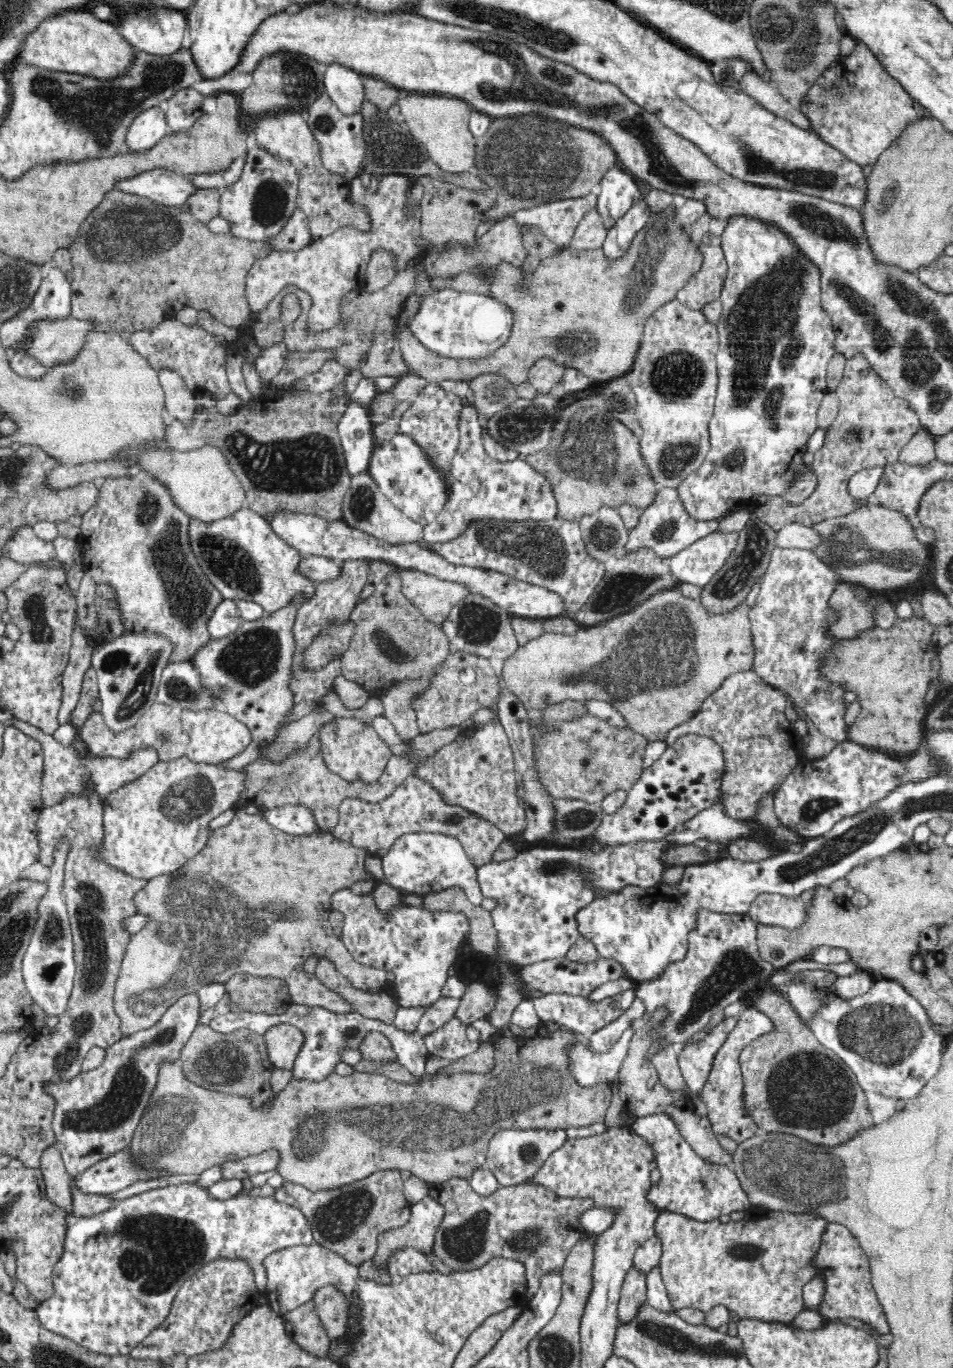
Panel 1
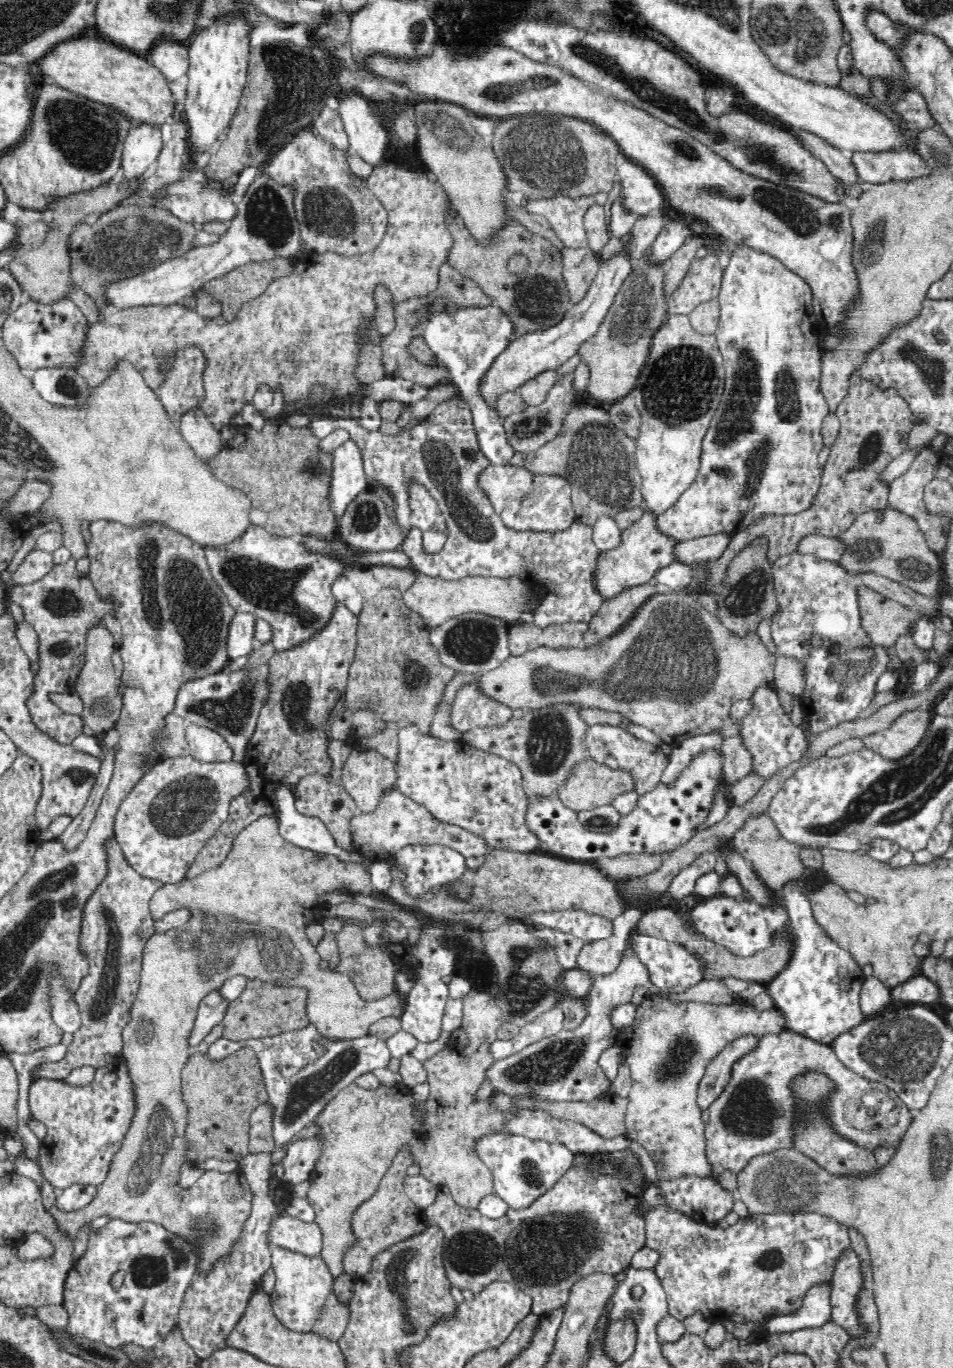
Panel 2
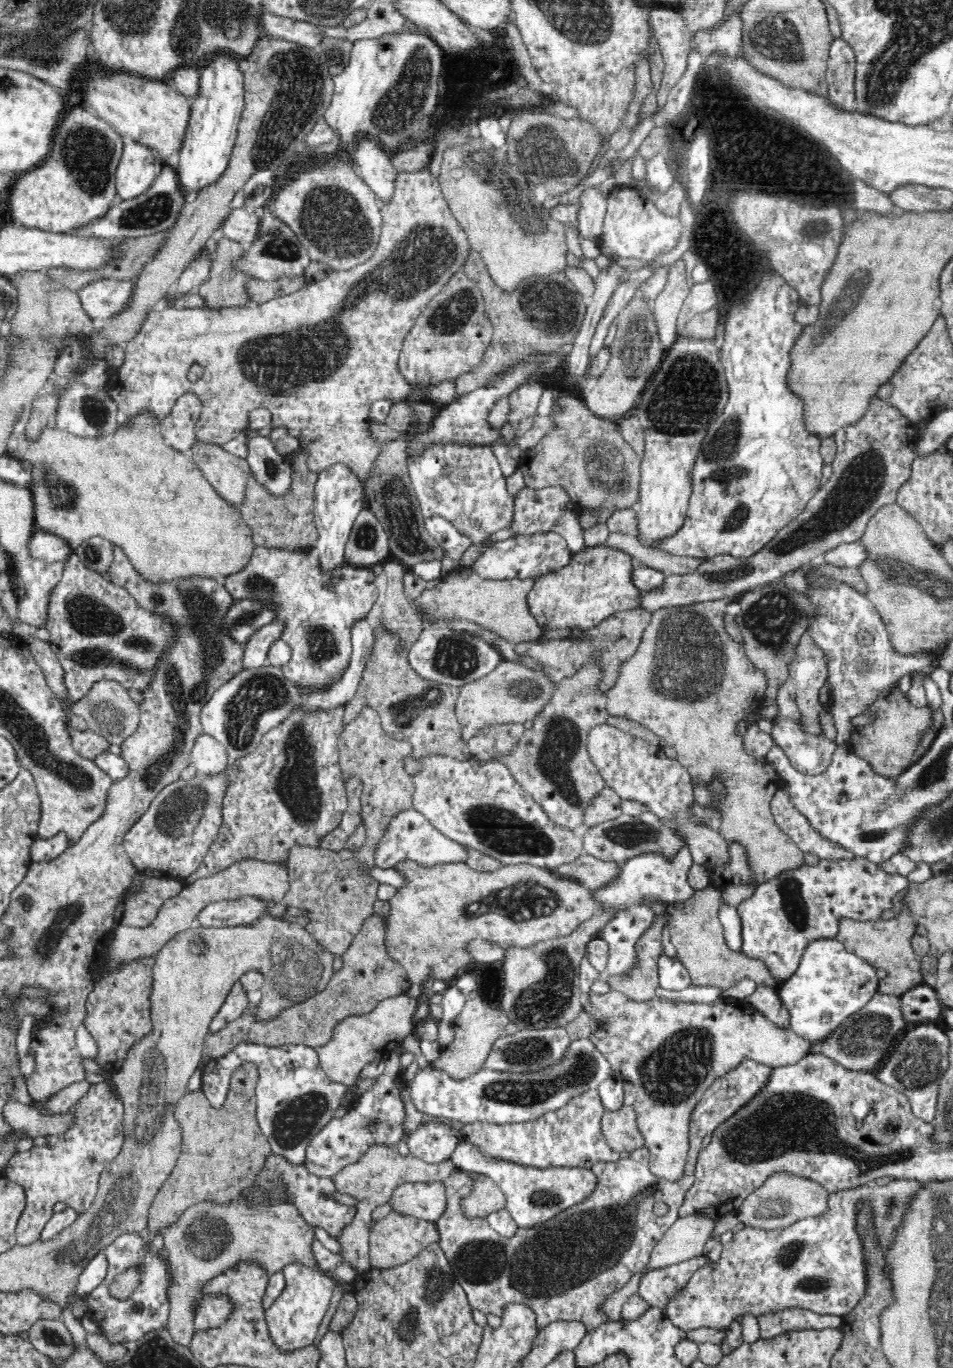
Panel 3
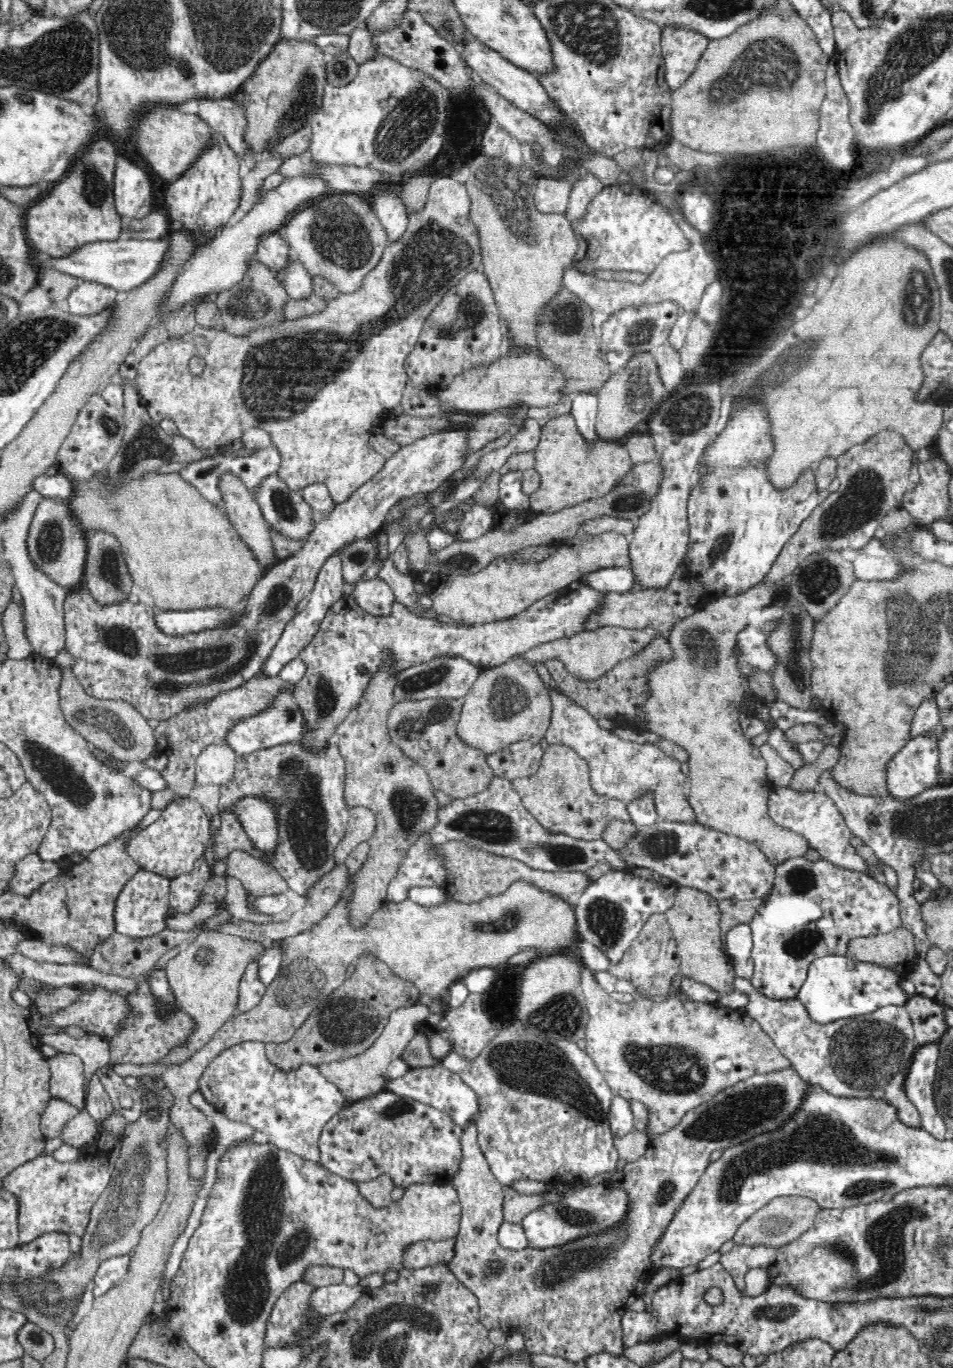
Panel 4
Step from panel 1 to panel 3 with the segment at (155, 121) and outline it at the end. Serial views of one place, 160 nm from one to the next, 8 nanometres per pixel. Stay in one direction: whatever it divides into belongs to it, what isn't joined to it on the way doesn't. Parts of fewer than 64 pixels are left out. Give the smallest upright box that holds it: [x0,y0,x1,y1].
[116,141,156,200]

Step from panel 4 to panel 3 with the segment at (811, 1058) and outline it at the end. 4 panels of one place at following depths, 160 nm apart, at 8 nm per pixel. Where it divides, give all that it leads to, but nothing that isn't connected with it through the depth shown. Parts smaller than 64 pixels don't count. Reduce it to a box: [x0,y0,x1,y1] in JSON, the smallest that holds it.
[746,985,908,1075]

